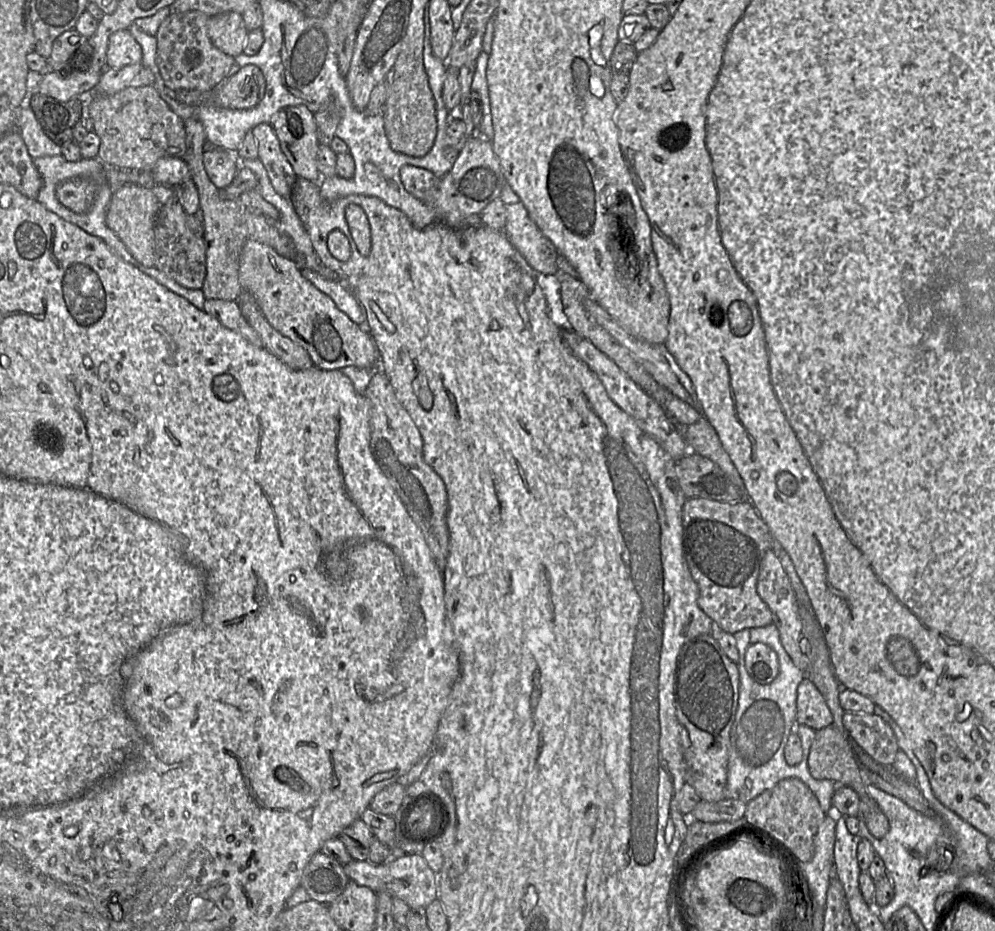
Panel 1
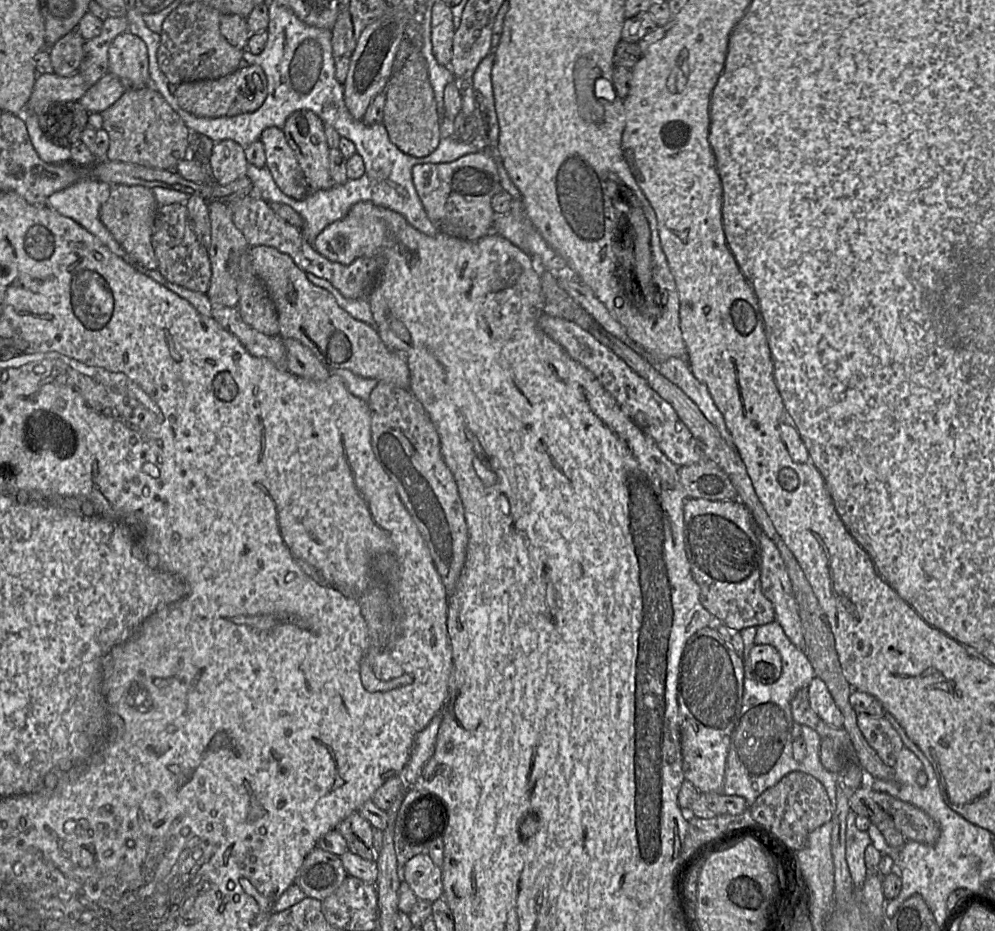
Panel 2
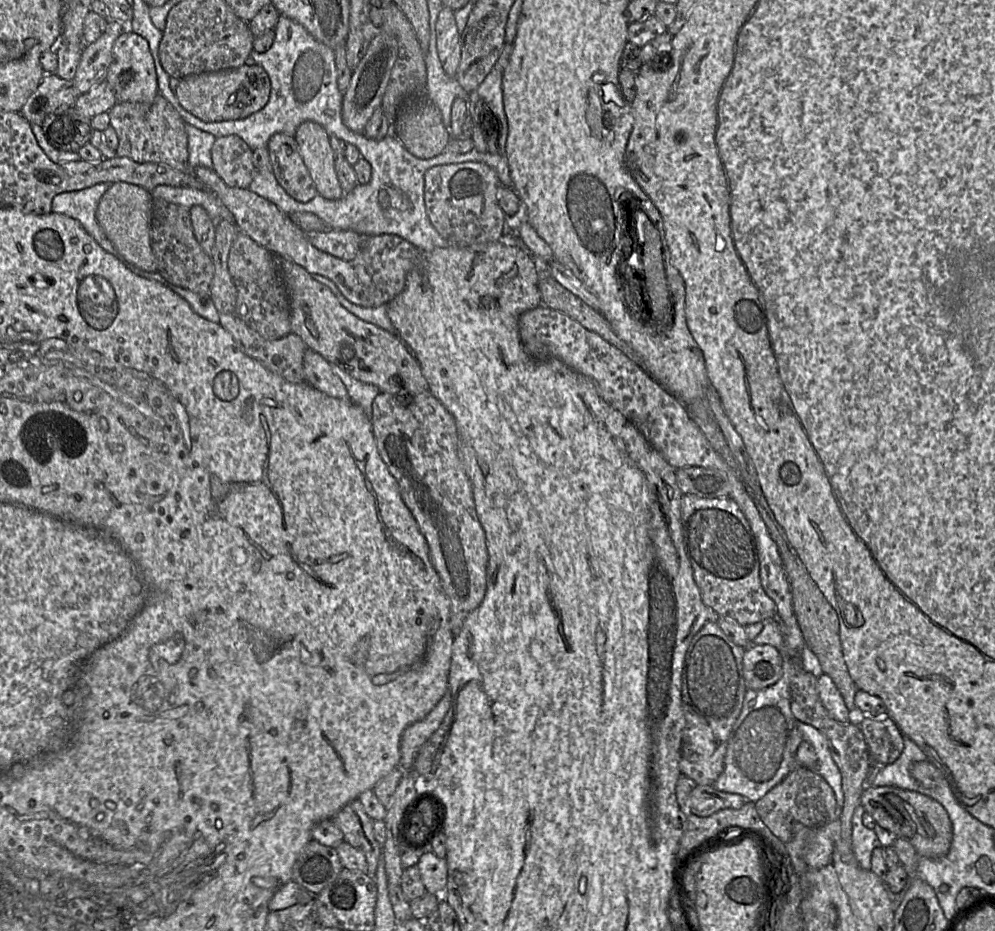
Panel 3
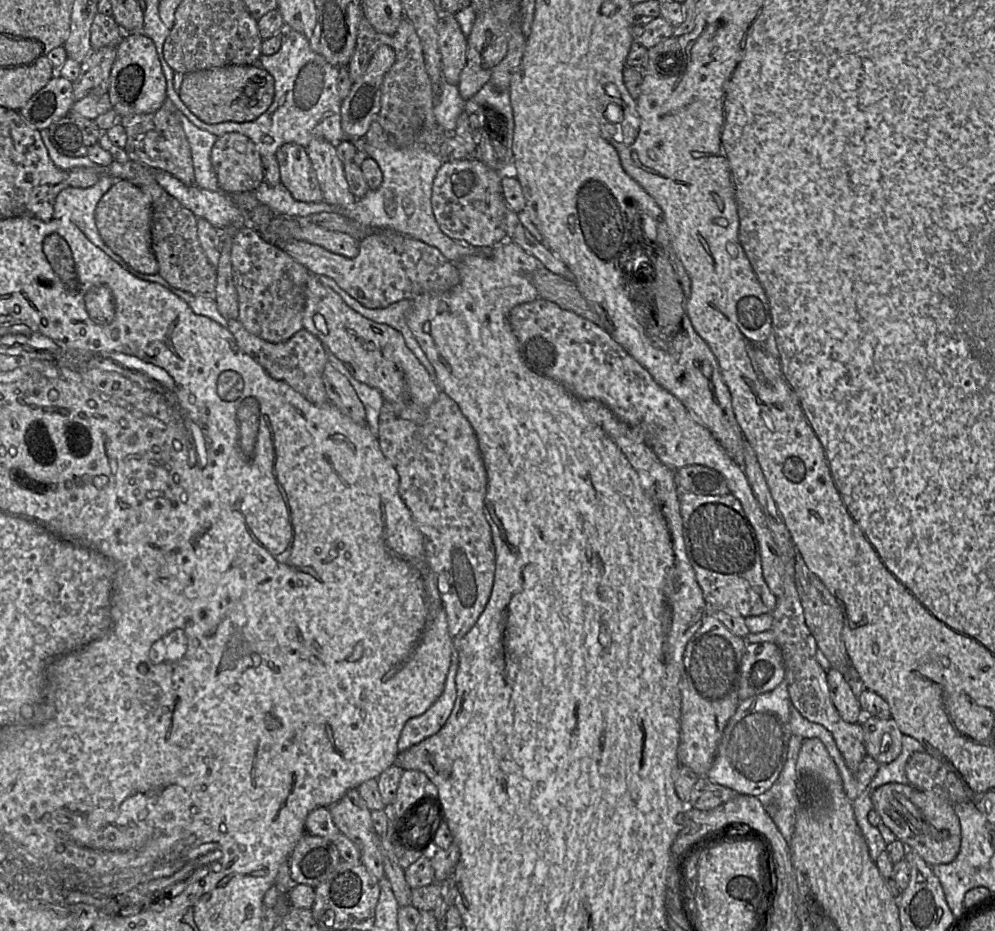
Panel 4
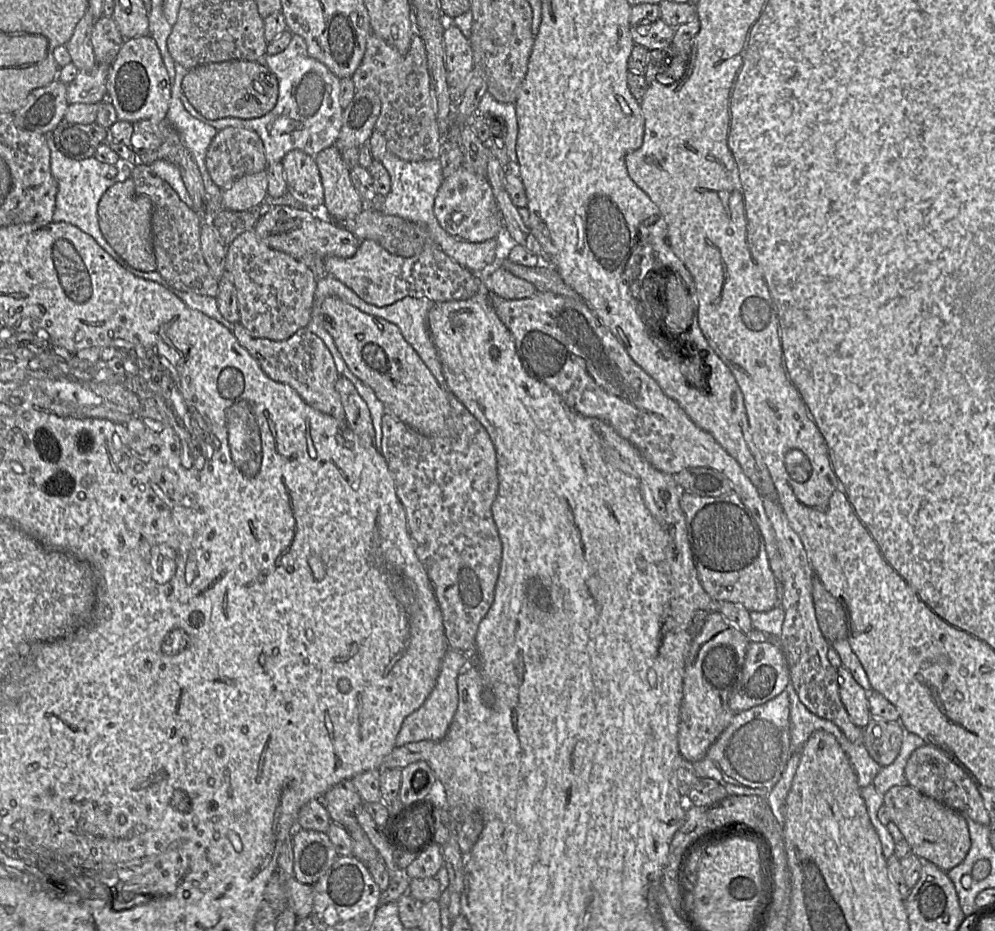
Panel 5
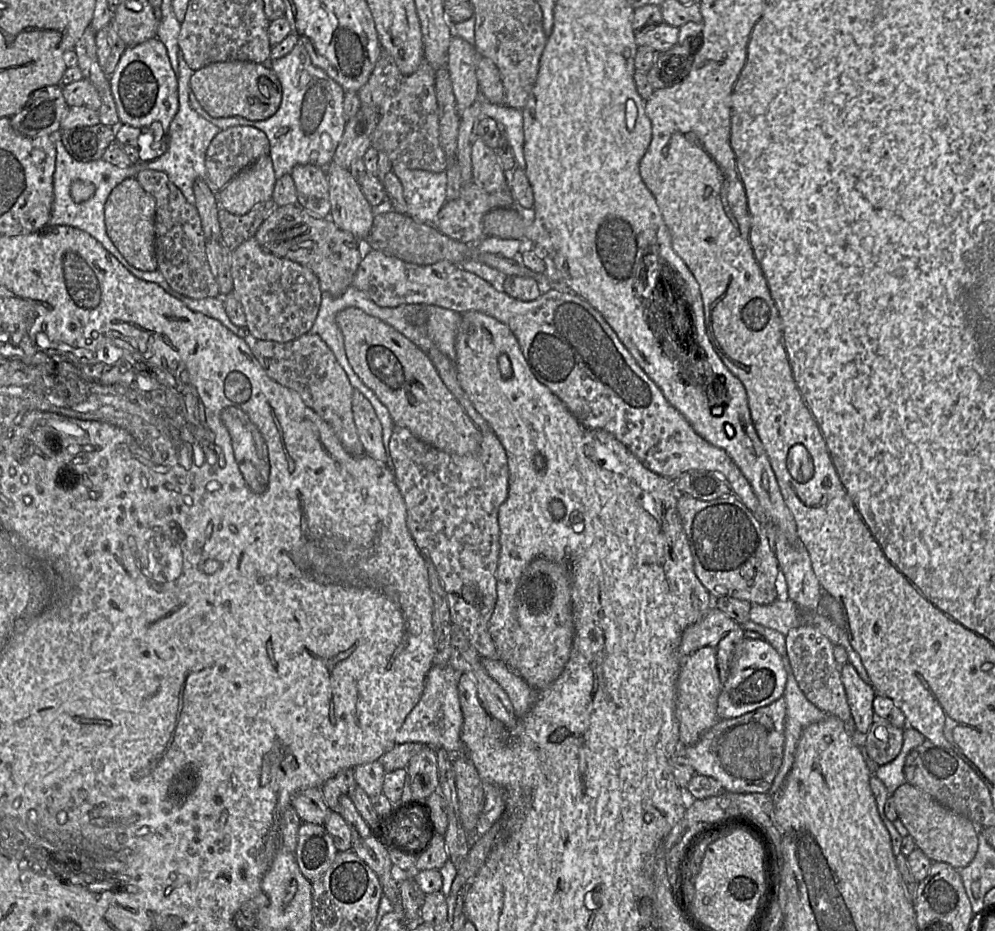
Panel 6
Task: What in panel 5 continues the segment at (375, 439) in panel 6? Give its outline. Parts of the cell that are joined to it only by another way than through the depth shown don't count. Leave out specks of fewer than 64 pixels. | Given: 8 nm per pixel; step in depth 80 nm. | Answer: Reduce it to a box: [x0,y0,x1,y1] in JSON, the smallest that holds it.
[335,375,375,445]

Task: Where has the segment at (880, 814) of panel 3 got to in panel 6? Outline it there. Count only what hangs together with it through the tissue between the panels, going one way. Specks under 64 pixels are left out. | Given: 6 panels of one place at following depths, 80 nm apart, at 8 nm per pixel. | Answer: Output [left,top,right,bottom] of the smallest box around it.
[891,783,979,869]

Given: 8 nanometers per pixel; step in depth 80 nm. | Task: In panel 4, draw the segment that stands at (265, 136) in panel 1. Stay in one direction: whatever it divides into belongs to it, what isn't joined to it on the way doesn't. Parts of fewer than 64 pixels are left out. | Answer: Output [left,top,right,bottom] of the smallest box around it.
[275,143,323,202]

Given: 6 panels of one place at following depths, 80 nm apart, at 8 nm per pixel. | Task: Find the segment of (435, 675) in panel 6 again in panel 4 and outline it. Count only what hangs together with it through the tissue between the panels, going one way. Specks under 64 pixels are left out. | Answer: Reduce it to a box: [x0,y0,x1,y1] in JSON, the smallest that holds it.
[397,644,459,752]

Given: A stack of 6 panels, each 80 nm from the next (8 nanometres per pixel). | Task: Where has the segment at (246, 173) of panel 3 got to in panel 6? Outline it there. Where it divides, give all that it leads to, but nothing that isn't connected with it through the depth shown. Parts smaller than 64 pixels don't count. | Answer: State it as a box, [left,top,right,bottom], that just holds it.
[205,126,269,191]

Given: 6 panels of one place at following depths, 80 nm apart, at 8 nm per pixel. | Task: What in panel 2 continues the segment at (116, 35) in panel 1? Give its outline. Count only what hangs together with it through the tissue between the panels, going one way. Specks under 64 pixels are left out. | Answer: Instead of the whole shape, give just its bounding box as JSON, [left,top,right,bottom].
[108,31,150,89]

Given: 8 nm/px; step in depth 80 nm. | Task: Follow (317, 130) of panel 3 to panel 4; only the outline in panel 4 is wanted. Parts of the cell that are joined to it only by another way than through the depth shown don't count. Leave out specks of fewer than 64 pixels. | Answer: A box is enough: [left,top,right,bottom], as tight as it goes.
[305,138,357,207]

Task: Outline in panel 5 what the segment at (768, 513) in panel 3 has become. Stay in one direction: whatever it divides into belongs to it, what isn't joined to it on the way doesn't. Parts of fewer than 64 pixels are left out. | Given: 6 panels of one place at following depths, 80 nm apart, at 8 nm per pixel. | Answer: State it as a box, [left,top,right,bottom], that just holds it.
[812,572,847,646]

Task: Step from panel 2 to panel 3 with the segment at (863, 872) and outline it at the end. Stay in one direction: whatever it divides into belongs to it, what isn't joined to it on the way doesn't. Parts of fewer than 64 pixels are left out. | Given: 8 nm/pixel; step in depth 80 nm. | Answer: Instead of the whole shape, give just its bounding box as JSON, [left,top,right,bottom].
[852,804,880,870]

